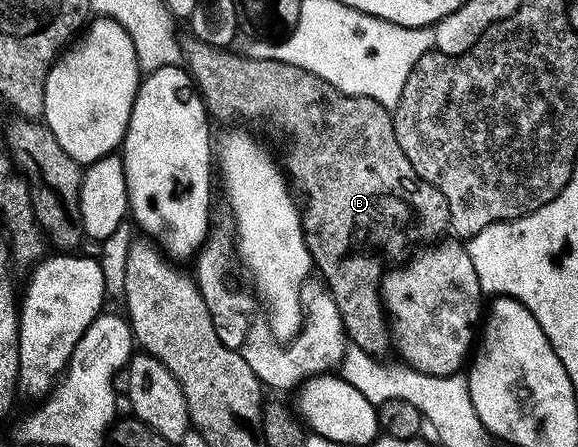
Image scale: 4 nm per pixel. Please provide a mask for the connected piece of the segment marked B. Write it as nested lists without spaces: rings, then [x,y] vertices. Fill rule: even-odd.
[[[194,38],[184,39],[182,45],[182,63],[191,73],[203,104],[214,119],[216,116],[219,120],[235,120],[245,116],[249,120],[259,120],[264,116],[271,120],[273,127],[287,135],[288,152],[283,160],[281,156],[281,164],[297,192],[299,187],[303,237],[307,239],[314,267],[323,275],[322,283],[341,314],[343,330],[350,343],[371,356],[385,357],[387,348],[389,352],[392,347],[393,337],[383,311],[379,283],[388,265],[402,261],[408,255],[410,244],[426,245],[448,231],[451,211],[449,202],[445,202],[445,194],[419,179],[417,170],[413,170],[409,158],[405,158],[405,150],[401,150],[401,142],[397,142],[392,113],[373,98],[339,92],[329,86],[329,82],[289,62],[270,58],[250,60],[247,56],[238,56],[234,50],[214,48]]]

